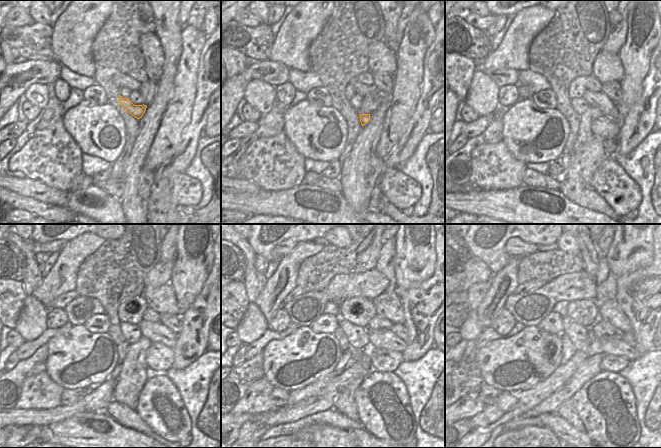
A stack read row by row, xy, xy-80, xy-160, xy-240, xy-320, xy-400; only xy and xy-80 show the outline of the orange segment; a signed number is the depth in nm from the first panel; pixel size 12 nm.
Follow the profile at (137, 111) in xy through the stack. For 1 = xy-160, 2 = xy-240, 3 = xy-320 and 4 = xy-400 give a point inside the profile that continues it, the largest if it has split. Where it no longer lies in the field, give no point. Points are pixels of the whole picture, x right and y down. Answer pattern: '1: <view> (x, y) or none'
1: xy-160 (604, 128)
2: xy-240 (159, 358)
3: xy-320 (382, 359)
4: xy-400 (612, 363)

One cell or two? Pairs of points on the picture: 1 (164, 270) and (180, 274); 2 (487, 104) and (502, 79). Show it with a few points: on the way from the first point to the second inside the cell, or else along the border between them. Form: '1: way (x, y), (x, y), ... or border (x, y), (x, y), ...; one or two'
1: border (174, 261), (172, 276), (169, 282); two
2: border (482, 70), (499, 88); two

